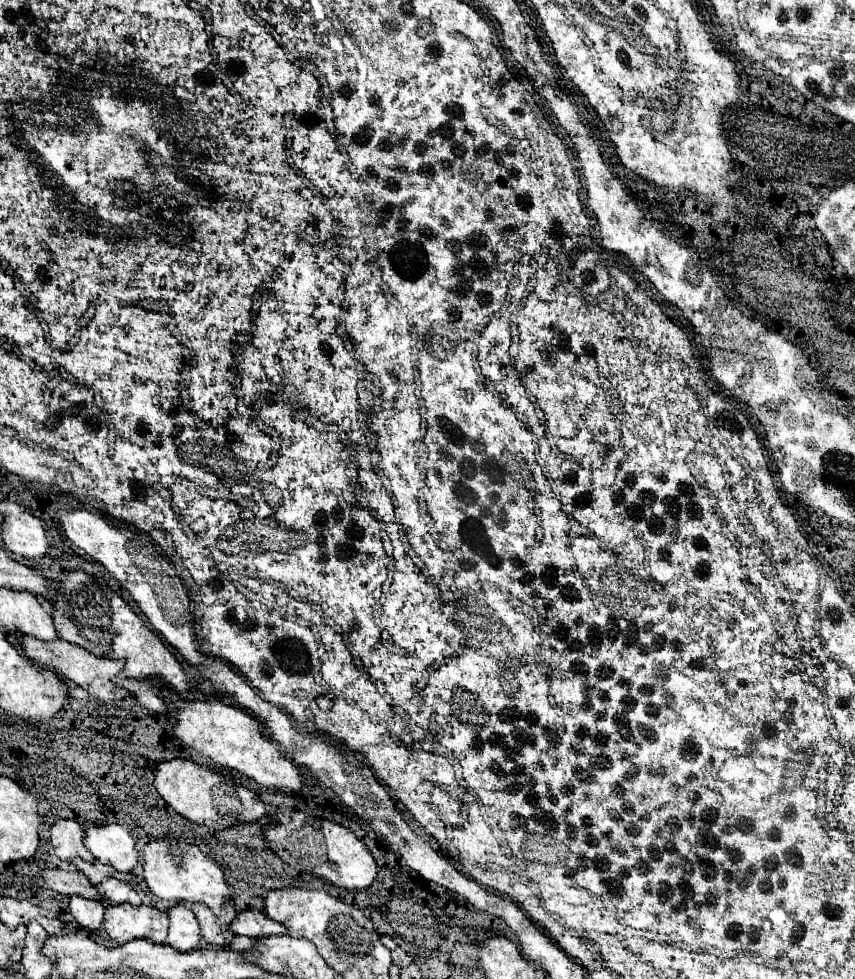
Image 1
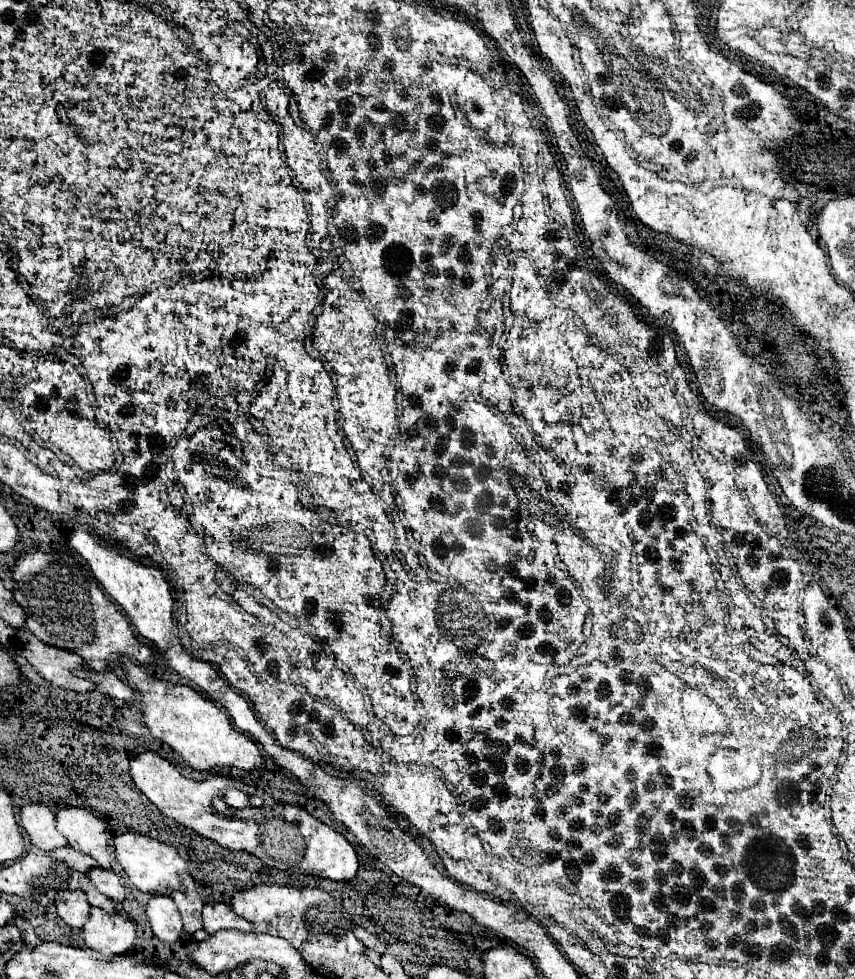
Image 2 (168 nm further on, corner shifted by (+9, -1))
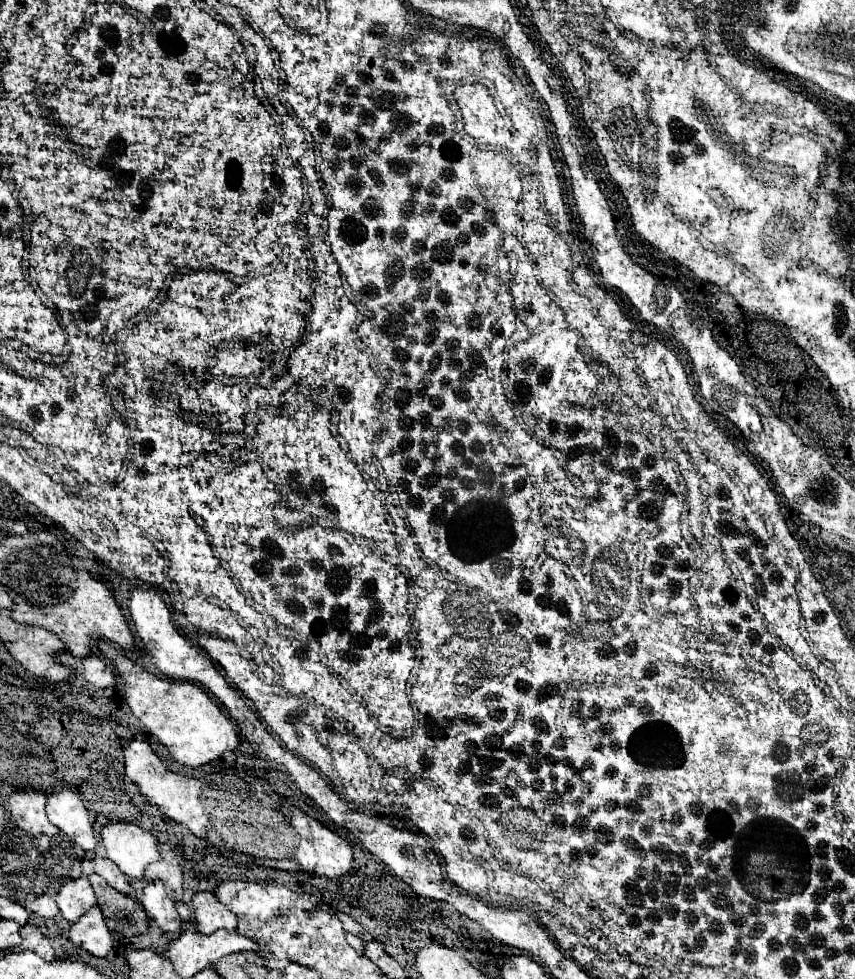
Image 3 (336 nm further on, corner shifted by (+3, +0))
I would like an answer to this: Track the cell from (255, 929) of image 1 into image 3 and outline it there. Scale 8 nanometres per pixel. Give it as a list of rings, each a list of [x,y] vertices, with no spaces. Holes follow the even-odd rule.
[[[198,893],[192,899],[192,907],[194,907],[194,919],[198,925],[198,931],[204,935],[210,935],[218,929],[230,929],[236,931],[238,927],[238,917],[232,915],[232,911],[218,903],[214,893]]]

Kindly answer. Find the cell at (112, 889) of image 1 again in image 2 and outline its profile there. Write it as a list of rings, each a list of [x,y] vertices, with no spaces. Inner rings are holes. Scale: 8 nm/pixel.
[[[90,868],[88,870],[88,878],[92,880],[92,884],[102,894],[112,898],[114,902],[122,902],[124,900],[124,888],[122,888],[118,876],[114,874],[114,870],[108,870],[108,868]]]

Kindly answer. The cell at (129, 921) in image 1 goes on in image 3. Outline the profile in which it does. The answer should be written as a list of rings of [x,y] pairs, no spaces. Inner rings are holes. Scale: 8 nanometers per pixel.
[[[94,905],[78,923],[72,923],[70,935],[68,935],[78,947],[86,949],[88,953],[96,957],[106,957],[114,945],[112,945],[112,931],[106,925],[106,917],[98,905]]]

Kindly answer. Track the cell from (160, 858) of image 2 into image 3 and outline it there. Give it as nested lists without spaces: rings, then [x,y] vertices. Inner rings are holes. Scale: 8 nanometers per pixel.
[[[110,823],[100,831],[102,843],[120,871],[132,879],[144,879],[150,863],[160,861],[160,841],[134,823]]]

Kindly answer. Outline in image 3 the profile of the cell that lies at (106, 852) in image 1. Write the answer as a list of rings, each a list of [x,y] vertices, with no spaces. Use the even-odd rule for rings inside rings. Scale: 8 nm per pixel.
[[[68,789],[48,793],[46,813],[48,819],[84,851],[94,851],[98,847],[98,835],[94,833],[90,813],[76,793]]]

